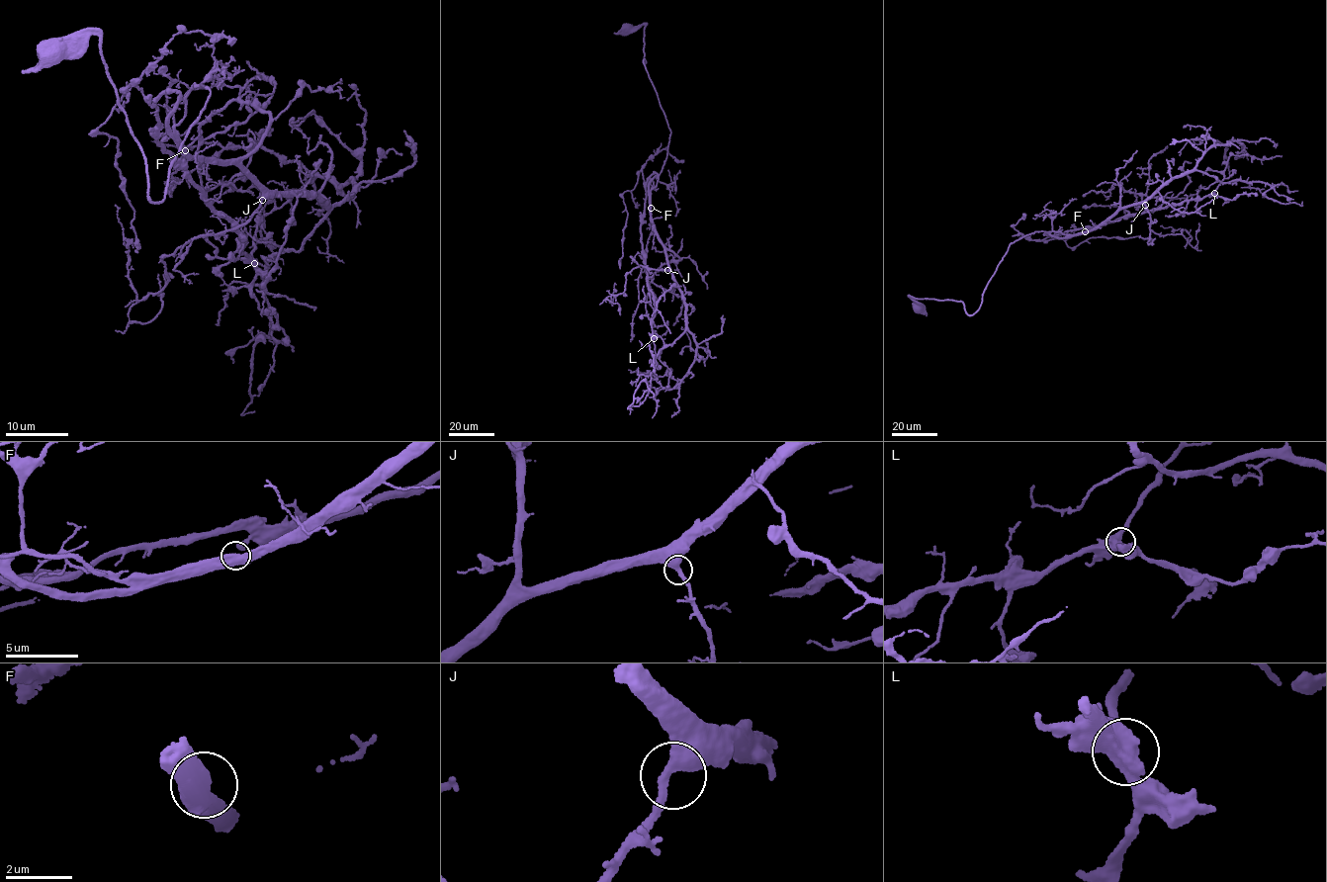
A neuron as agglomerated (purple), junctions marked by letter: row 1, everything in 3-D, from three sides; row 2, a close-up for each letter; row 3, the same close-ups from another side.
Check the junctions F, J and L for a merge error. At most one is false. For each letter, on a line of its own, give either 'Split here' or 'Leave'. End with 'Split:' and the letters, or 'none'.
F: Leave
J: Leave
L: Leave
Split: none

